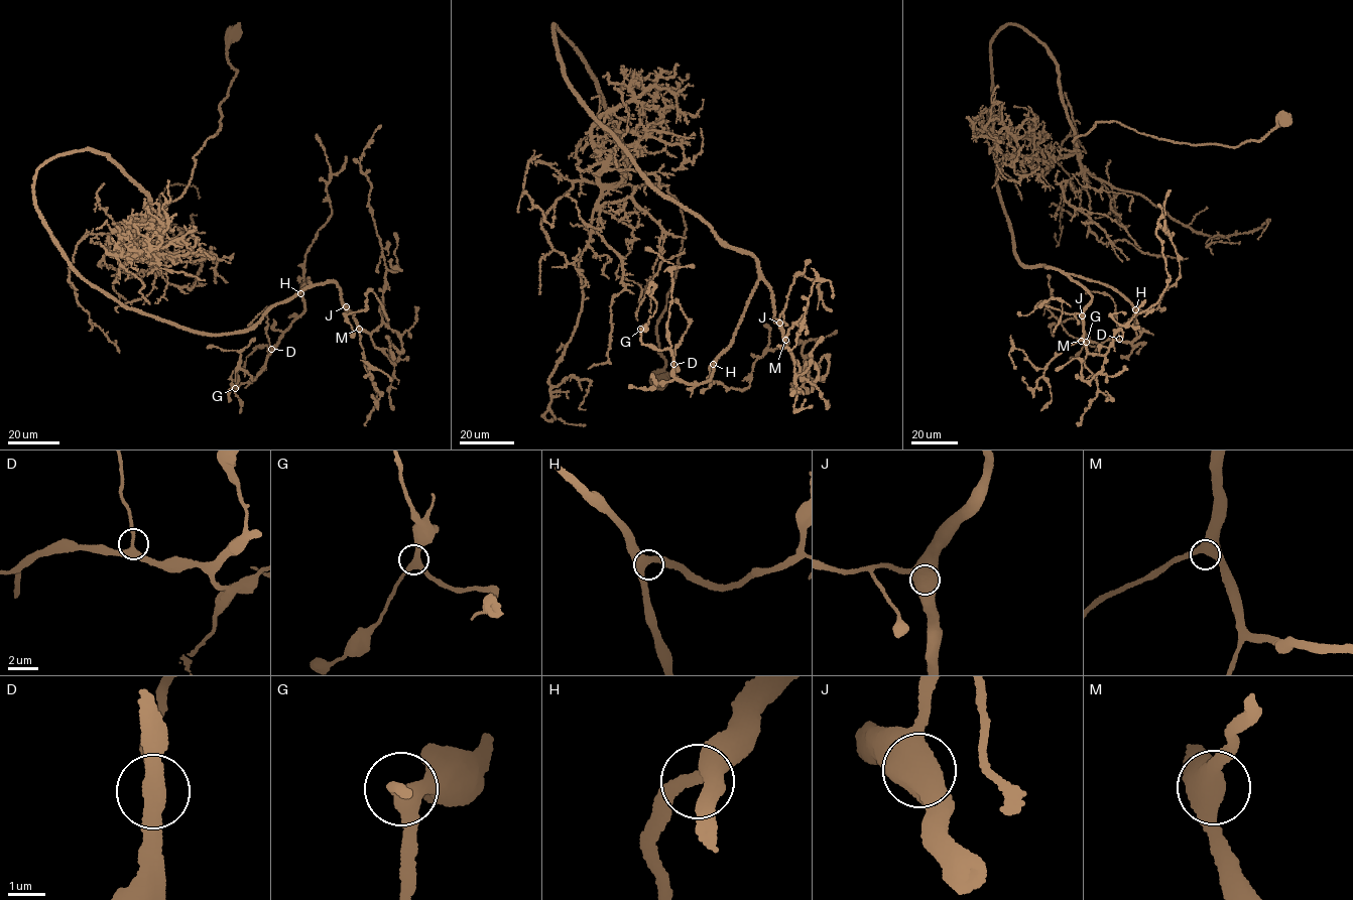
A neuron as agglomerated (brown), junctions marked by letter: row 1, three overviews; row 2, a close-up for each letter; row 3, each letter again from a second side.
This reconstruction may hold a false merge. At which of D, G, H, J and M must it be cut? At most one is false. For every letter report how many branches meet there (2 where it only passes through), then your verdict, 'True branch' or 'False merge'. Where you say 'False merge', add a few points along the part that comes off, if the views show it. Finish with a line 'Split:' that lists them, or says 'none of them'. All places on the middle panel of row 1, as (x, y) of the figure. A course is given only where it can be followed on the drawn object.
D: Branches: 3. True branch
G: Branches: 3. True branch
H: Branches: 3. True branch
J: Branches: 3. True branch
M: Branches: 3. True branch
Split: none of them

